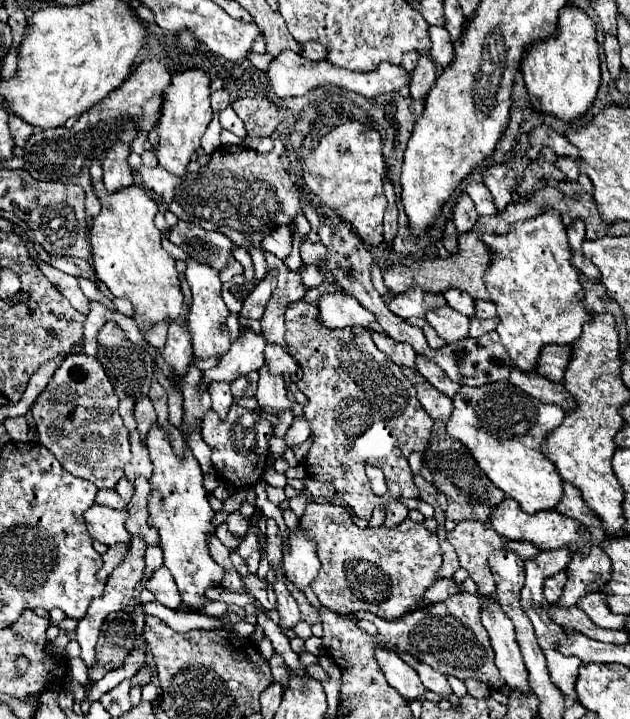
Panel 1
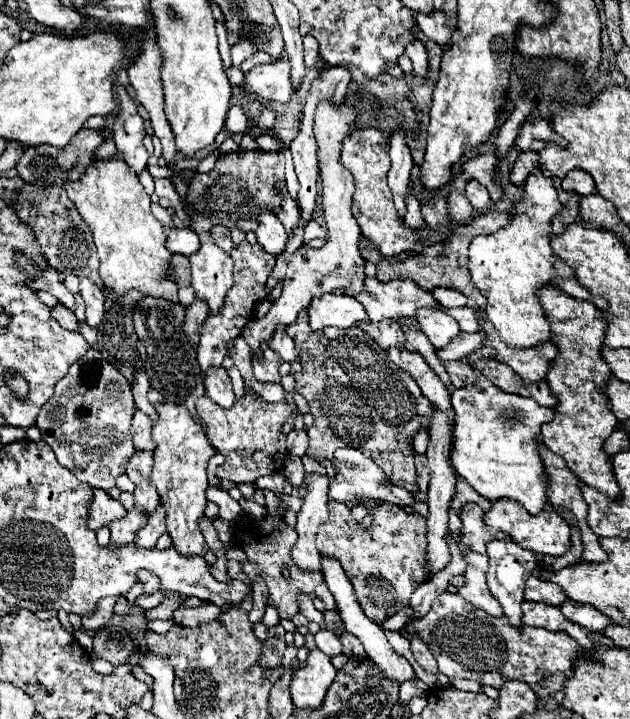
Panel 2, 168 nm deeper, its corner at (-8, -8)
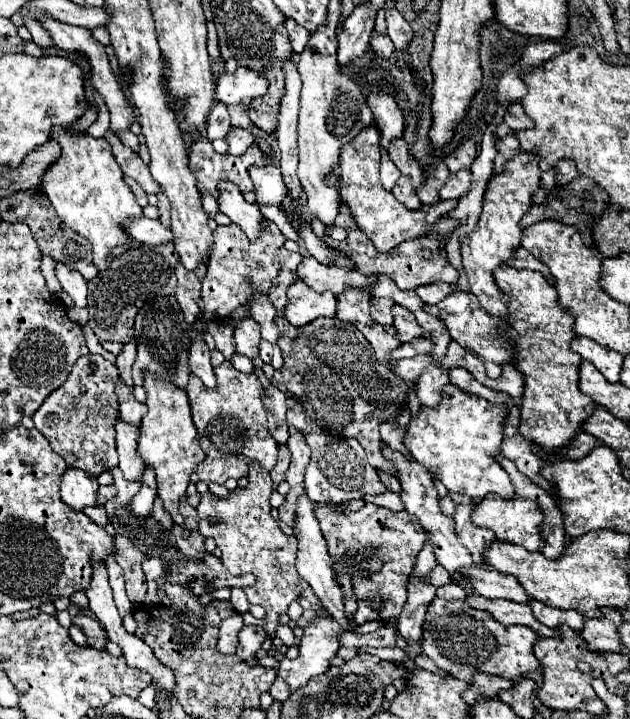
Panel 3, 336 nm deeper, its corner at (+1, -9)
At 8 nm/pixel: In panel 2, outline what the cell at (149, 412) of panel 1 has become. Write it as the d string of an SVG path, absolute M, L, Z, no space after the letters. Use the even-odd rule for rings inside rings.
M138 372L138 376L136 376L136 380L134 380L134 384L132 384L132 394L134 394L134 402L136 402L136 408L140 408L144 414L148 414L150 416L150 420L152 420L152 424L156 422L156 410L154 410L154 406L148 402L148 398L146 398L146 392L150 390L150 382L148 382L148 376L144 374L144 372Z

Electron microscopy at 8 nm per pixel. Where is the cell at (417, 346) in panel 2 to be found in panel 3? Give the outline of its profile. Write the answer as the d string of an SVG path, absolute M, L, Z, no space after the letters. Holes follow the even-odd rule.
M371 299L371 315L379 325L393 327L393 307L395 303L391 299Z

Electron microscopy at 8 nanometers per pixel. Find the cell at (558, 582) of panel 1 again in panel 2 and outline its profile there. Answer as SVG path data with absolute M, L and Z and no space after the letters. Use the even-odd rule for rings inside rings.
M530 576L524 588L524 600L544 602L548 606L560 606L560 602L564 602L566 596L564 590L560 590L560 586L554 586L552 582L544 582L538 576Z

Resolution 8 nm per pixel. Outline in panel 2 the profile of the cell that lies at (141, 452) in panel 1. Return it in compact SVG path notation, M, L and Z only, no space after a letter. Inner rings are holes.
M138 408L134 410L134 418L132 418L132 436L134 436L134 448L136 450L152 450L154 448L152 422Z

